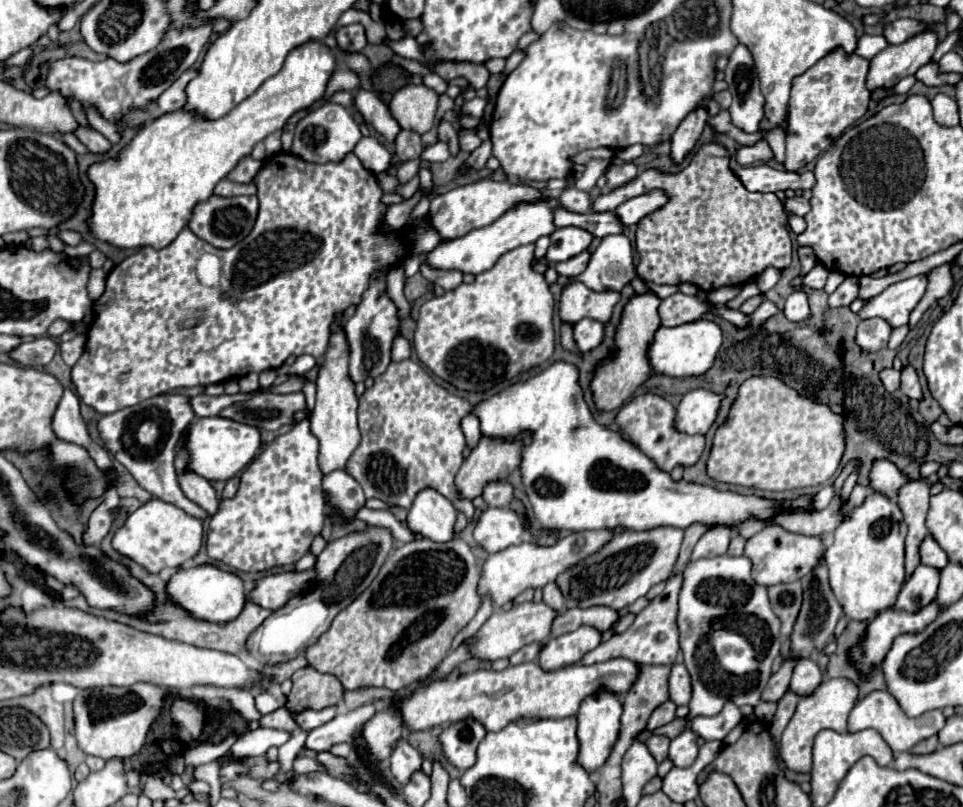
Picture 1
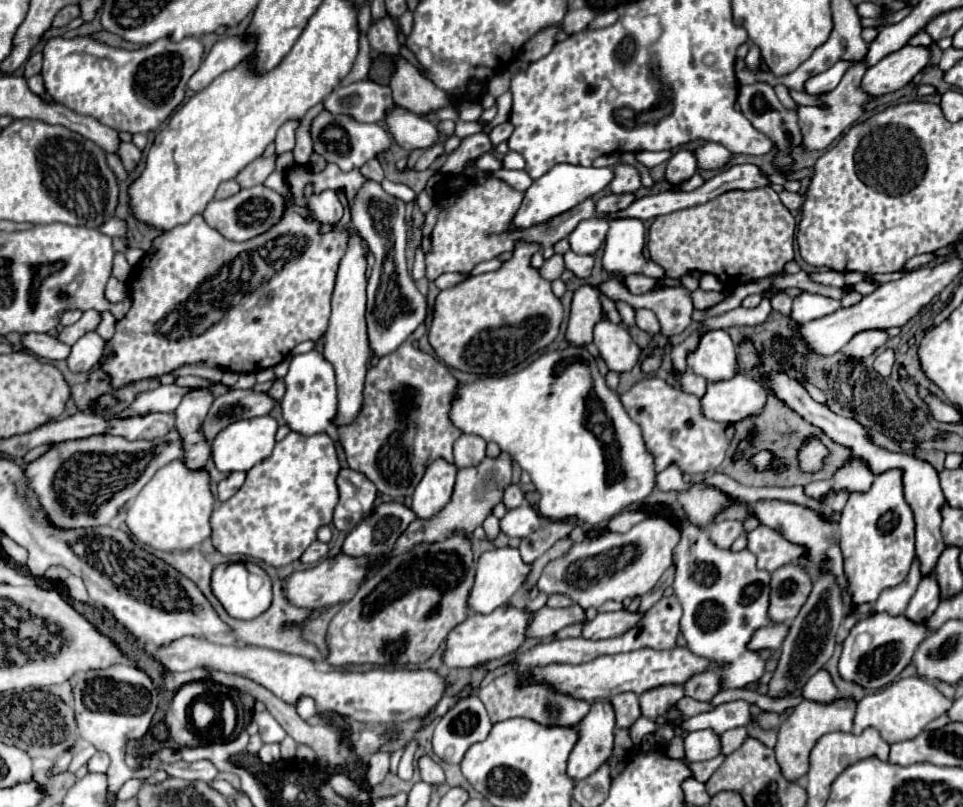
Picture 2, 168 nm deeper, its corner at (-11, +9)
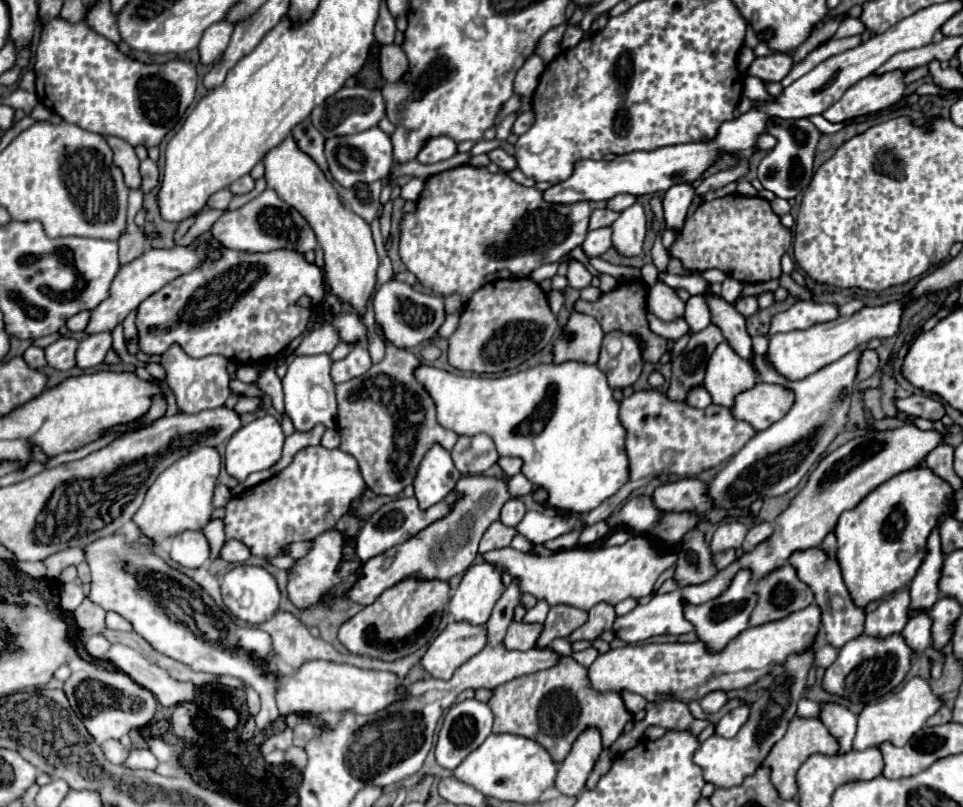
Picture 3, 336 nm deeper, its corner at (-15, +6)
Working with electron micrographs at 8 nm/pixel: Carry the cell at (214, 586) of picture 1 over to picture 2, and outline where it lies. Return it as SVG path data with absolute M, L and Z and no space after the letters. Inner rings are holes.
M224 563L212 573L212 593L220 599L230 617L254 619L262 615L272 603L272 581L268 573L256 563Z

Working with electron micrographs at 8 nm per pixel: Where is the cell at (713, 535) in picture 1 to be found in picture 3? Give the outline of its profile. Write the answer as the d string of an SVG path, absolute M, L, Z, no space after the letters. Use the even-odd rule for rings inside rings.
M740 520L720 524L712 536L712 542L710 542L712 552L724 552L728 548L738 550L746 538L746 532L748 532L748 526L742 524Z

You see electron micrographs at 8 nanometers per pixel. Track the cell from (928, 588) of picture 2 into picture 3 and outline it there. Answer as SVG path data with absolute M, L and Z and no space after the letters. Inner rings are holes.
M920 610L918 614L910 616L908 624L902 630L902 636L908 646L912 646L914 654L920 654L928 646L932 646L932 618L928 610Z

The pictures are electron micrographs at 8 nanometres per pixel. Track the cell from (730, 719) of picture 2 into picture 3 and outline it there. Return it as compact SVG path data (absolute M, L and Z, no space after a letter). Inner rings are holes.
M748 706L734 708L720 718L720 722L716 724L714 734L724 736L724 738L734 738L740 732L740 728L748 722L748 718L750 718L750 708Z

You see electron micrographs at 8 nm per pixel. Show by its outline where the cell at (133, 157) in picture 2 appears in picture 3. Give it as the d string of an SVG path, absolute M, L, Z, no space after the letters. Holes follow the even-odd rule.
M150 158L142 160L140 162L140 174L142 174L142 186L140 186L140 190L142 192L150 192L158 184L158 168L156 168L156 162L152 162Z

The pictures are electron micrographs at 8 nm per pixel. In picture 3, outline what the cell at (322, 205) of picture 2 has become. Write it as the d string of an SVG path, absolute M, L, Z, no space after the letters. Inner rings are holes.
M288 136L280 146L272 148L264 156L264 166L266 166L264 176L268 186L274 188L280 194L280 198L284 198L284 202L294 206L312 226L318 244L324 250L330 294L334 294L342 304L348 304L350 312L362 318L368 300L374 294L376 270L378 270L378 254L370 226L342 202L336 188L326 180L318 164L308 154L298 150L292 136Z

